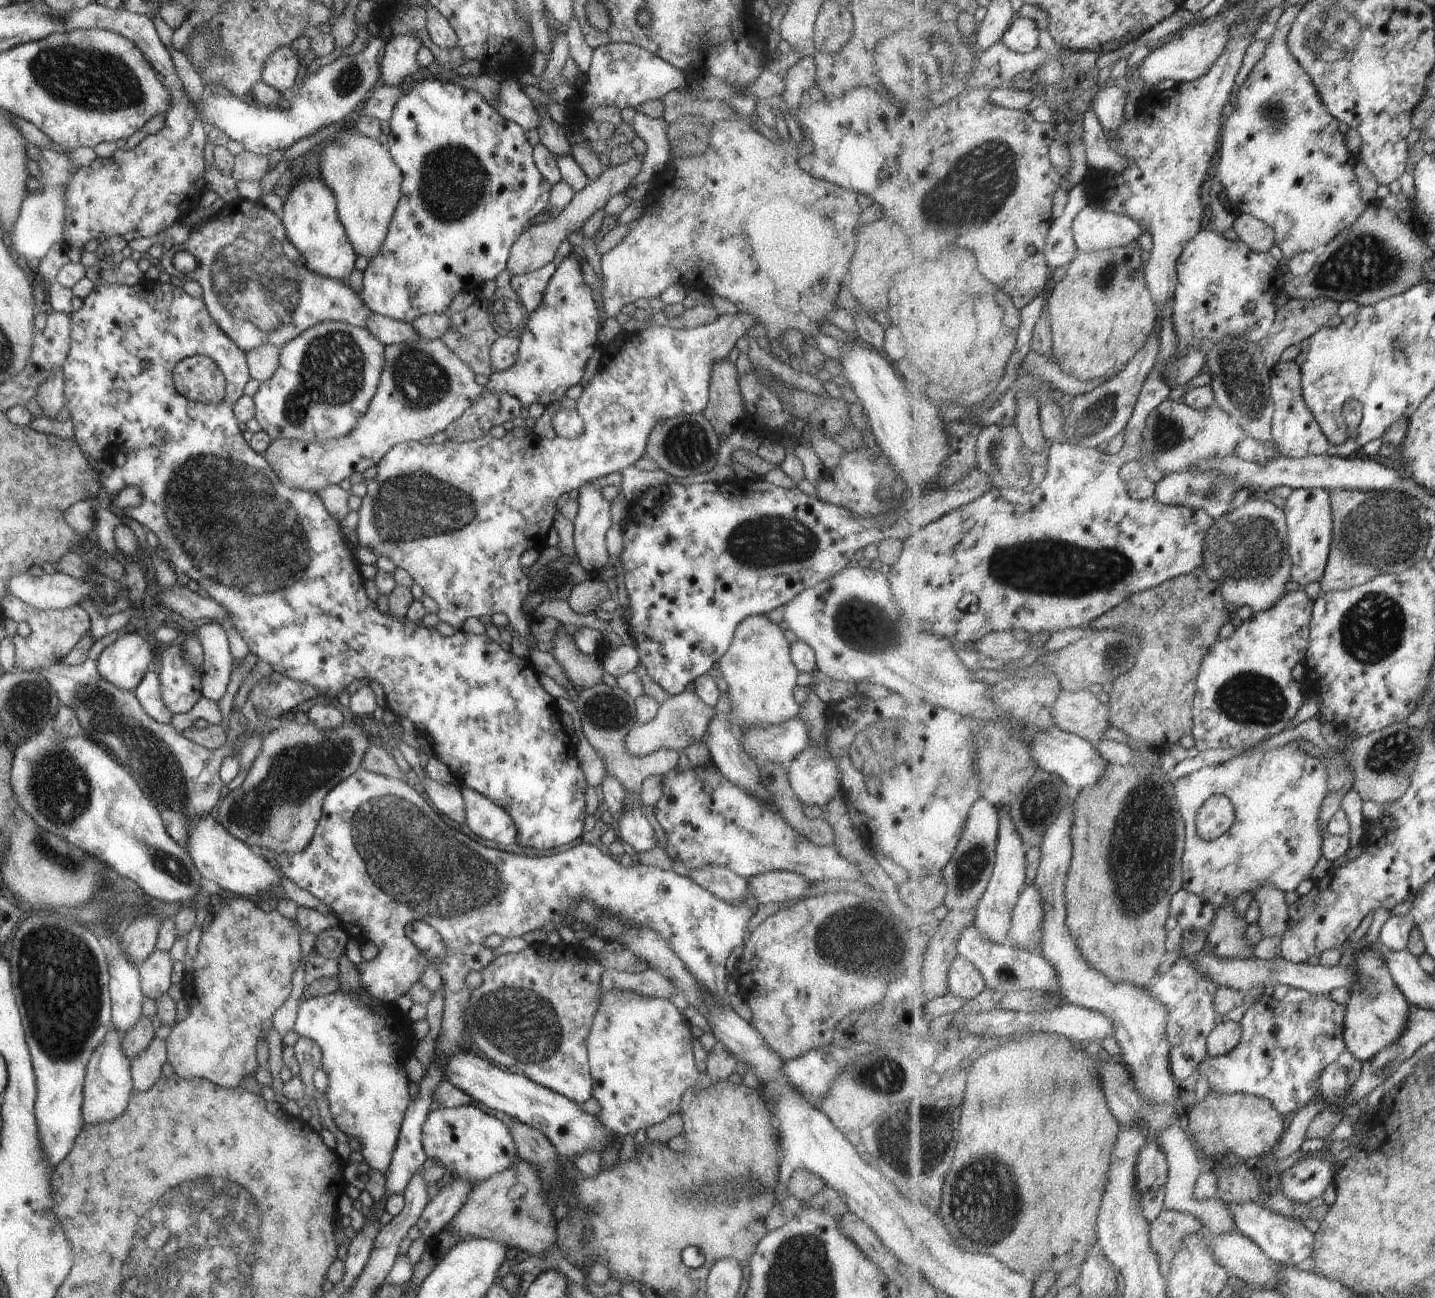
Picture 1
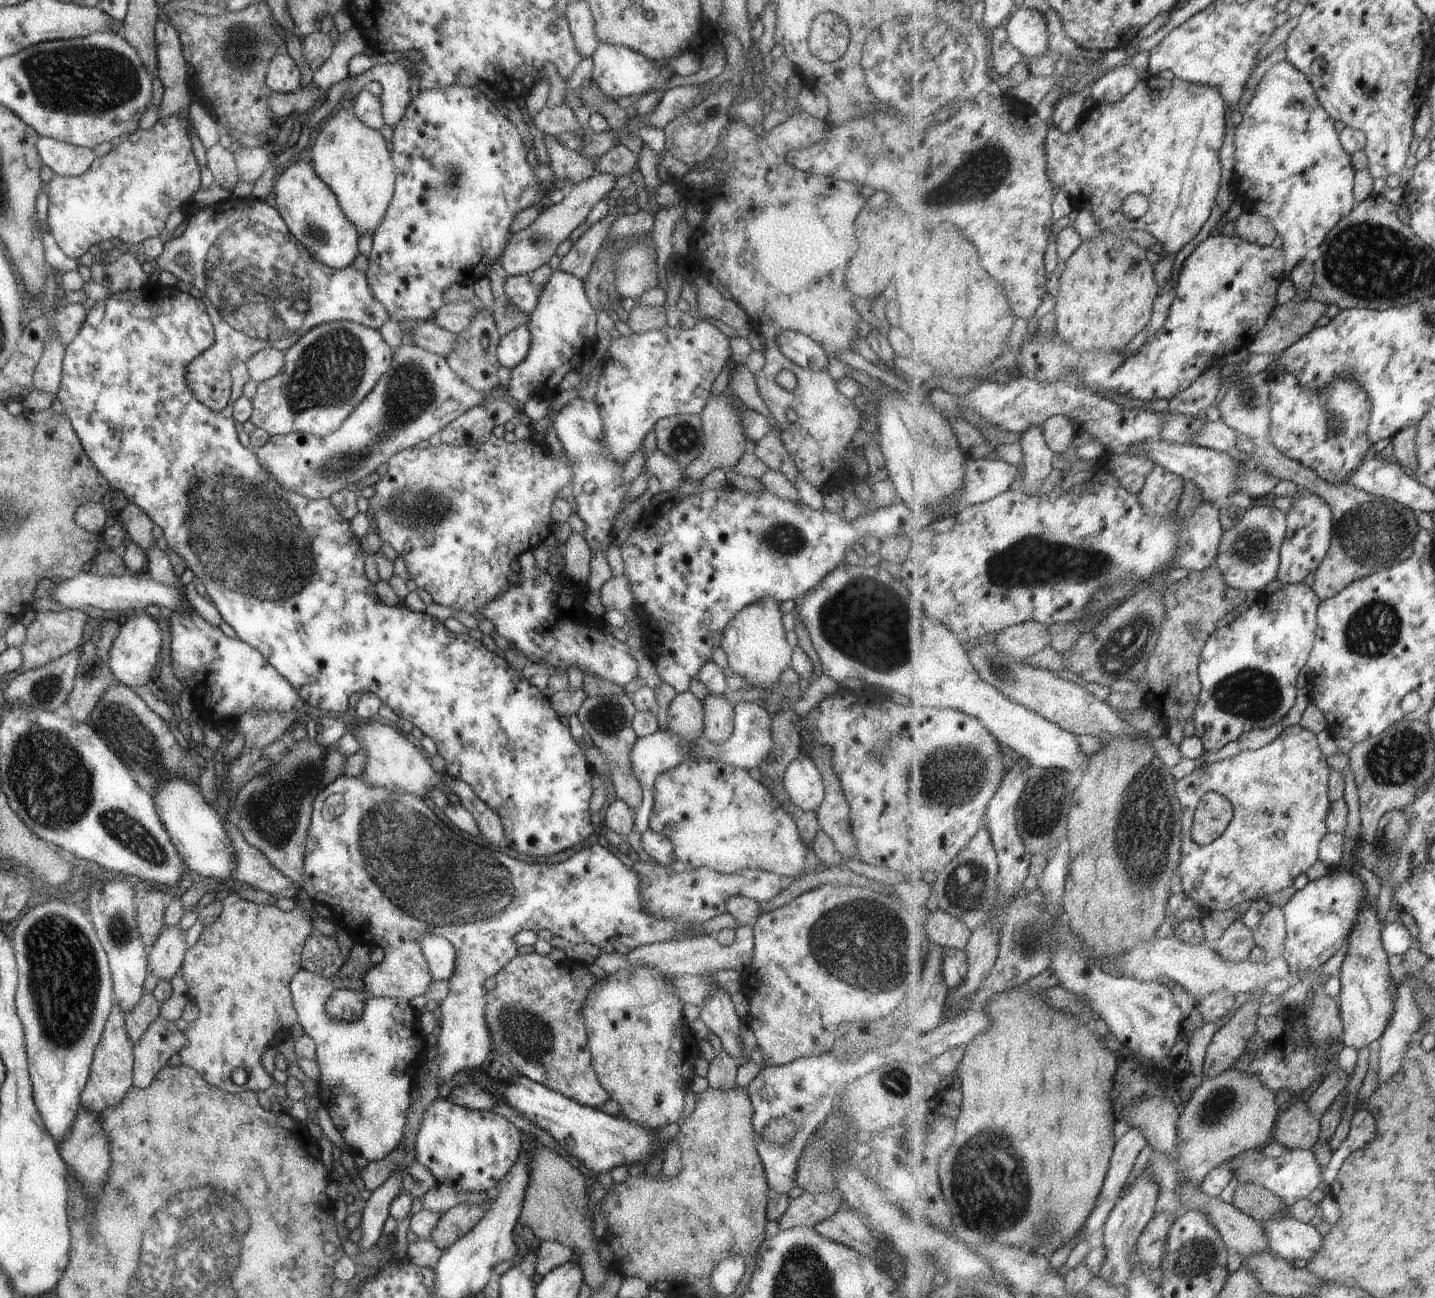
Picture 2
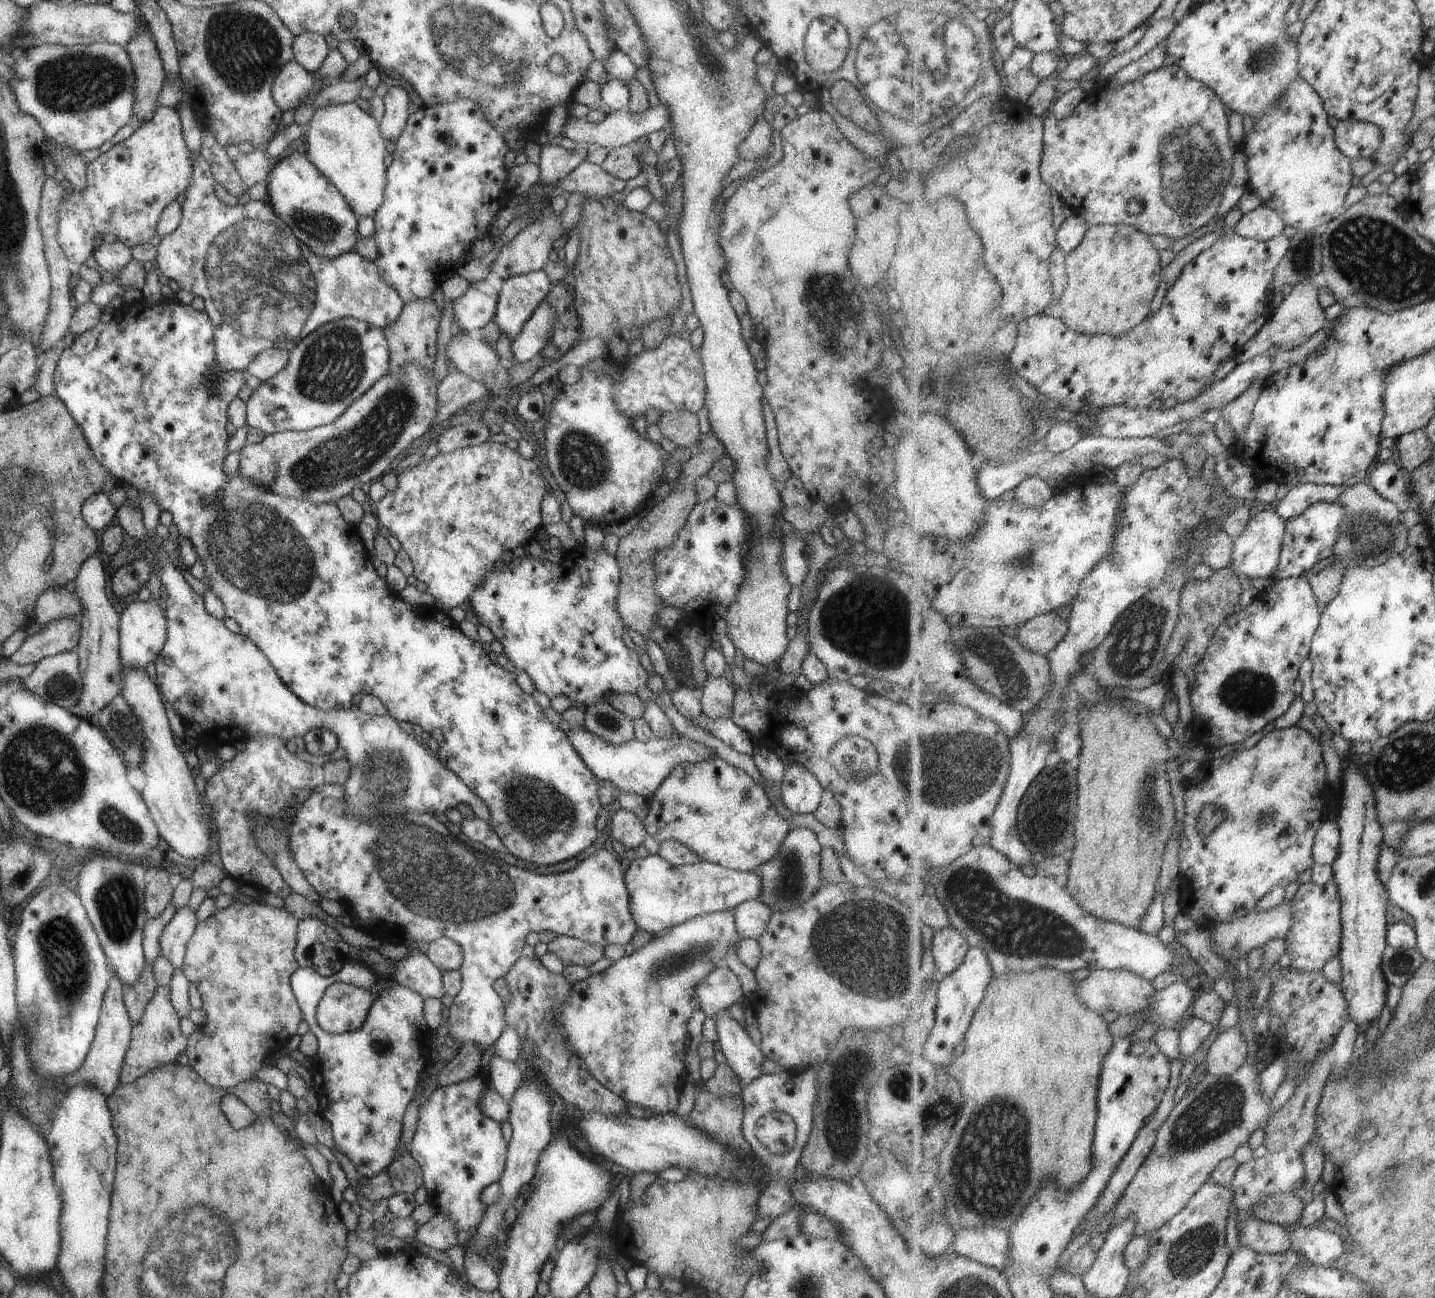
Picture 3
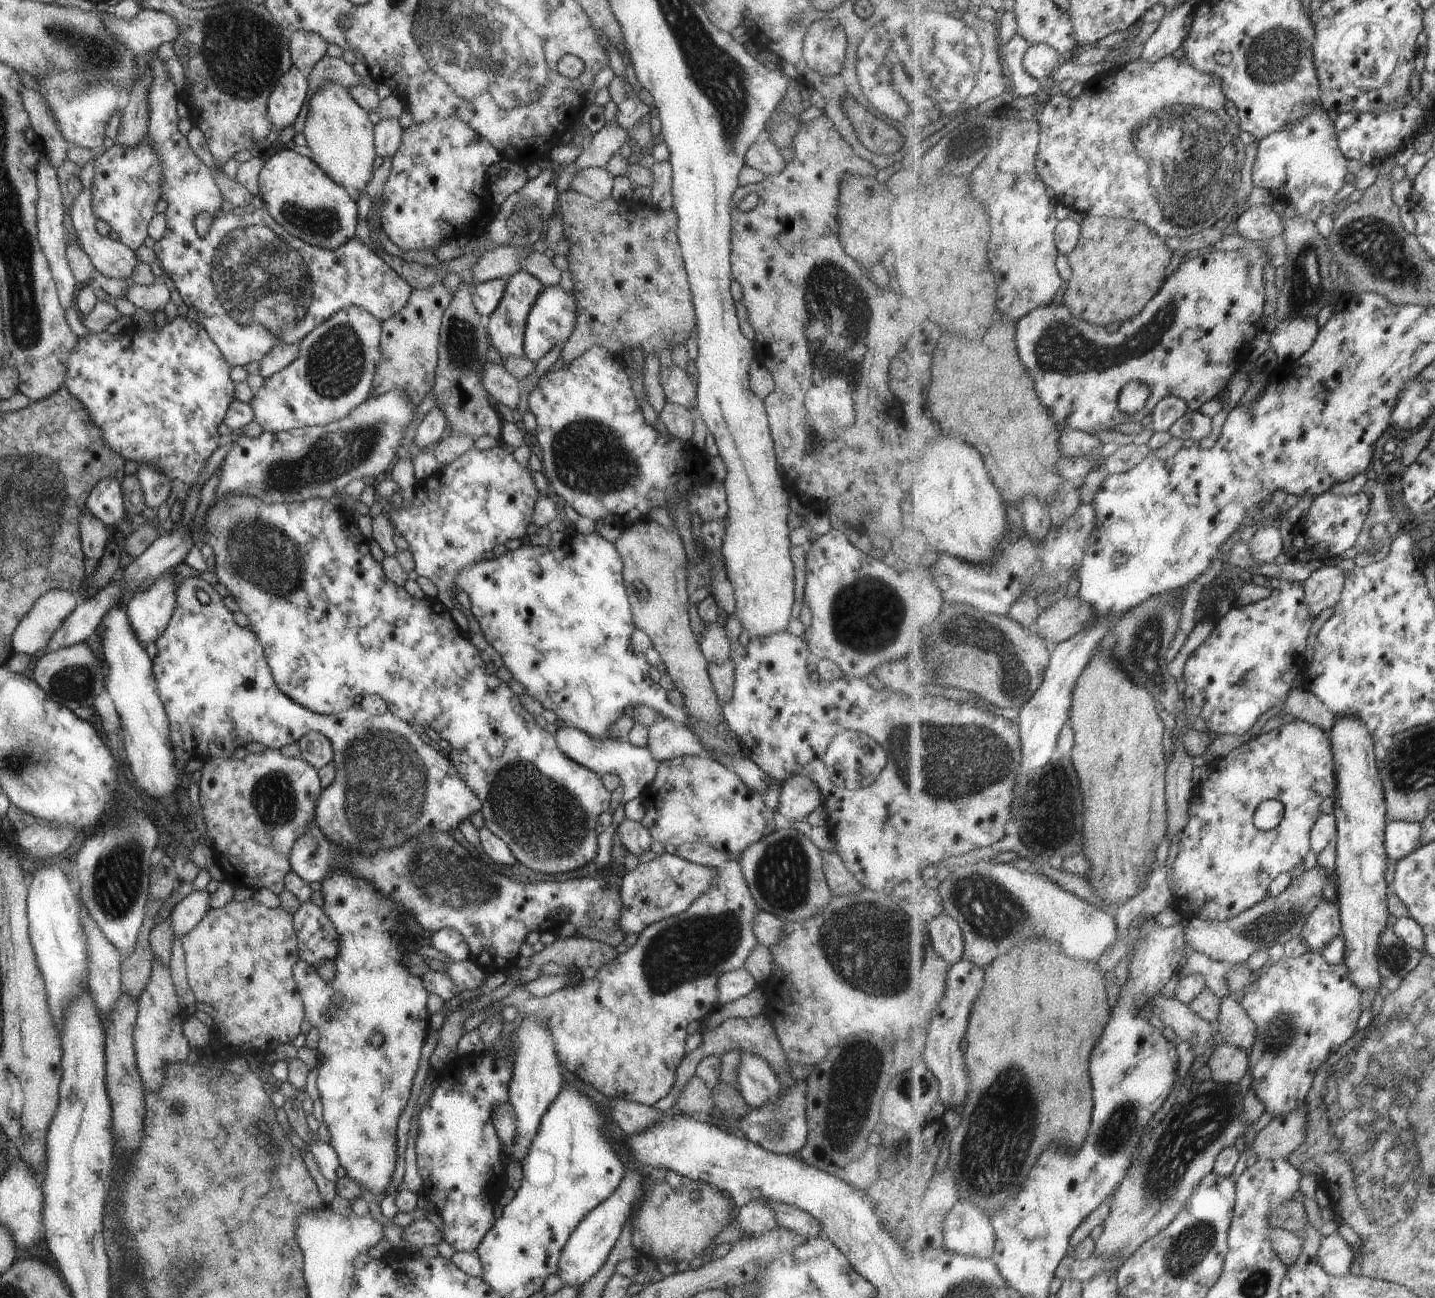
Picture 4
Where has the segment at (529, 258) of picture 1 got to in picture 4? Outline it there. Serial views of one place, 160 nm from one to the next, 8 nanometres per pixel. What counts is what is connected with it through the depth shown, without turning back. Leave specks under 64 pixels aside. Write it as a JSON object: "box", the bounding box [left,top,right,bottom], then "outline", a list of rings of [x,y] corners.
{"box":[470,245,533,286],"outline":[[[511,245],[493,247],[490,251],[483,251],[470,268],[472,286],[497,277],[507,280],[520,269],[520,260],[529,251],[533,251],[532,246],[514,247]]]}

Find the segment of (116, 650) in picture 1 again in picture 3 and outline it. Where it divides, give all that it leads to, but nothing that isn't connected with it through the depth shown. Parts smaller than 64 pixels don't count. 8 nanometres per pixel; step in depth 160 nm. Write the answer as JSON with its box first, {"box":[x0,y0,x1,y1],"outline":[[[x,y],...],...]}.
{"box":[118,600,166,667],"outline":[[[157,600],[131,602],[118,614],[118,655],[121,667],[145,667],[149,661],[153,661],[155,655],[161,650],[166,639],[166,618],[164,610],[157,605]]]}

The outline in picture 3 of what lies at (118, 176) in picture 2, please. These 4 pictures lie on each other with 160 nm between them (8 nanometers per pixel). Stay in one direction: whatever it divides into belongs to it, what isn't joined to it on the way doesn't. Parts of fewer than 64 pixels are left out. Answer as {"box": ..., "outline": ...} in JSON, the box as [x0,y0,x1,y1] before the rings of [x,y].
{"box":[56,107,193,267],"outline":[[[159,107],[148,121],[135,128],[127,138],[97,155],[97,158],[86,166],[85,186],[80,191],[72,188],[67,198],[62,196],[58,210],[56,241],[72,267],[85,262],[87,256],[92,253],[91,244],[97,234],[111,232],[115,234],[117,241],[130,249],[136,244],[149,242],[151,236],[156,234],[155,224],[161,210],[172,202],[173,198],[177,198],[179,193],[185,192],[191,184],[193,166],[189,162],[189,153],[183,140],[177,111],[175,108]]]}

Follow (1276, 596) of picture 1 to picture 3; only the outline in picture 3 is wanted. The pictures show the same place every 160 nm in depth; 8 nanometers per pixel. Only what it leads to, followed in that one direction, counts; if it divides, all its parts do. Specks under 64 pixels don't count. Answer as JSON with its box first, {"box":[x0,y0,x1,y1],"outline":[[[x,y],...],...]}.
{"box":[1231,505,1287,578],"outline":[[[1274,505],[1267,511],[1259,511],[1250,520],[1247,530],[1234,539],[1234,565],[1231,569],[1240,578],[1269,578],[1279,568],[1286,530],[1287,522],[1281,518]]]}

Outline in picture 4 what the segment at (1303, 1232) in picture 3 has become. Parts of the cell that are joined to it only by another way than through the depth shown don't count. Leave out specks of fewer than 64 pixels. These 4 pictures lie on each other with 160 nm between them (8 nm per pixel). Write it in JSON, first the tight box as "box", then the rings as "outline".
{"box":[1318,1234,1355,1278],"outline":[[[1331,1234],[1320,1238],[1321,1246],[1318,1259],[1322,1267],[1333,1276],[1333,1278],[1351,1275],[1351,1264],[1355,1258],[1351,1246],[1339,1235]]]}

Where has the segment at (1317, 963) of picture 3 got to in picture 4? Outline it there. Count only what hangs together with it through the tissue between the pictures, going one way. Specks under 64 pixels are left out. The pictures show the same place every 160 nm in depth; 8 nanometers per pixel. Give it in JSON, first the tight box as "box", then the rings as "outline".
{"box":[1301,900,1342,953],"outline":[[[1326,900],[1308,915],[1308,921],[1301,936],[1310,946],[1308,950],[1319,953],[1328,942],[1335,937],[1341,937],[1342,932],[1340,907]]]}

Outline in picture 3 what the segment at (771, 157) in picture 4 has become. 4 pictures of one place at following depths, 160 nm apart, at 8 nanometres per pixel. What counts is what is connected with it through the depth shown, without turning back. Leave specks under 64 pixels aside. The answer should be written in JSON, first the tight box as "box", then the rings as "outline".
{"box":[737,116,772,160],"outline":[[[762,116],[754,120],[749,134],[737,145],[738,157],[743,160],[765,159],[771,153],[772,129]]]}

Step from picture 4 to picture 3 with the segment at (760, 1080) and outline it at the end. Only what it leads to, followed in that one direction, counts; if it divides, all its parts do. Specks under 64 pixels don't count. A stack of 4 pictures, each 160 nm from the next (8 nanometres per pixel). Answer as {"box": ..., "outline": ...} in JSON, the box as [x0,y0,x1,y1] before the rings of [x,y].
{"box":[714,1014,764,1085],"outline":[[[715,1014],[714,1022],[717,1031],[715,1047],[720,1049],[727,1066],[733,1071],[742,1085],[749,1084],[753,1079],[763,1075],[761,1063],[764,1056],[758,1044],[751,1041],[744,1028],[731,1017]]]}

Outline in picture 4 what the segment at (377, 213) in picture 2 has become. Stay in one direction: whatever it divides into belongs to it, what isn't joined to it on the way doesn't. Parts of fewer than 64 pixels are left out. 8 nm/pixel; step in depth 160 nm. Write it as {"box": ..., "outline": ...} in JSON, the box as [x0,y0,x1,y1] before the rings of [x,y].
{"box":[302,83,374,200],"outline":[[[323,83],[317,87],[309,97],[302,135],[310,150],[310,159],[333,181],[341,185],[347,194],[355,200],[358,192],[363,191],[365,183],[371,176],[374,153],[372,124],[367,119],[368,112],[362,109],[351,98],[349,91],[340,84]]]}

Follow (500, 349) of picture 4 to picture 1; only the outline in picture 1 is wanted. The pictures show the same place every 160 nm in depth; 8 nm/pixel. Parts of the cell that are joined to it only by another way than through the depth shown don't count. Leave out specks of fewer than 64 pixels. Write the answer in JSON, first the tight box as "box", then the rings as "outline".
{"box":[510,262,555,314],"outline":[[[549,262],[533,272],[512,275],[510,278],[510,284],[517,294],[518,301],[529,314],[541,304],[545,287],[554,272],[555,265]]]}

